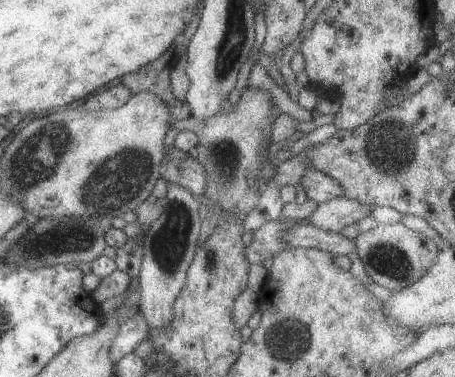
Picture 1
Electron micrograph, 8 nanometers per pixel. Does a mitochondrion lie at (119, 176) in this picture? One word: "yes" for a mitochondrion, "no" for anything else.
yes

